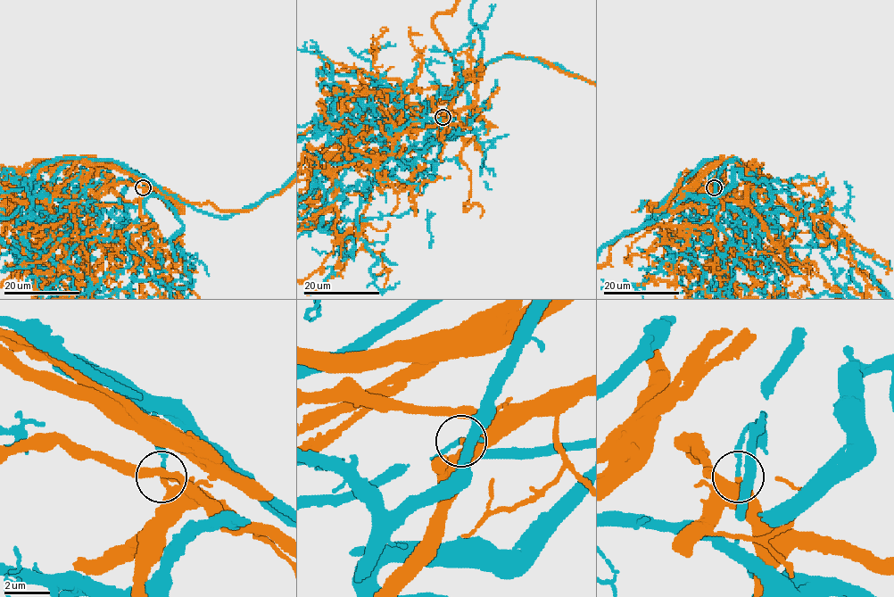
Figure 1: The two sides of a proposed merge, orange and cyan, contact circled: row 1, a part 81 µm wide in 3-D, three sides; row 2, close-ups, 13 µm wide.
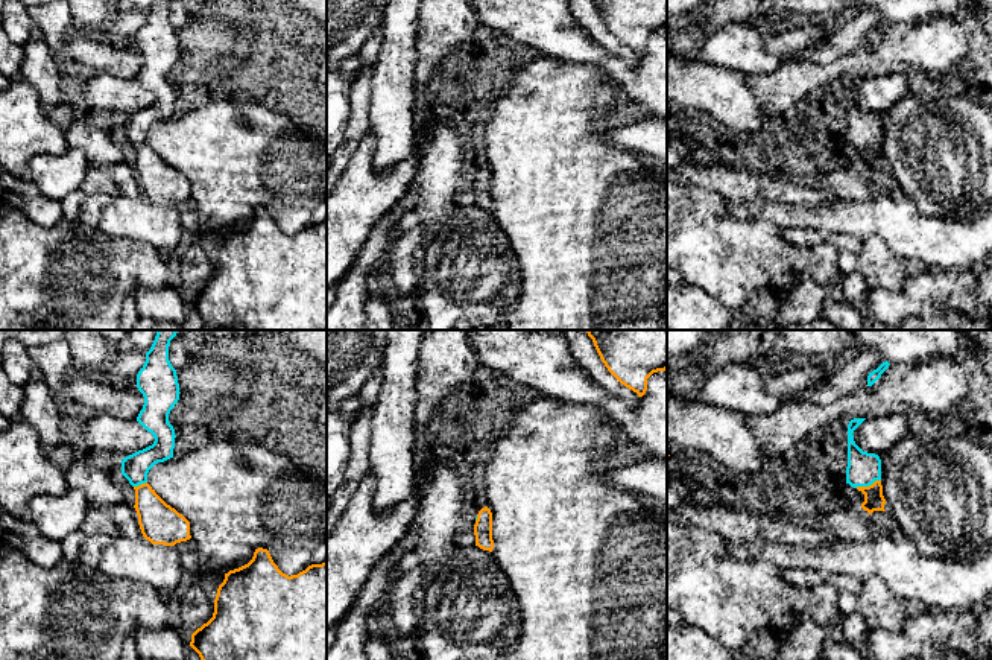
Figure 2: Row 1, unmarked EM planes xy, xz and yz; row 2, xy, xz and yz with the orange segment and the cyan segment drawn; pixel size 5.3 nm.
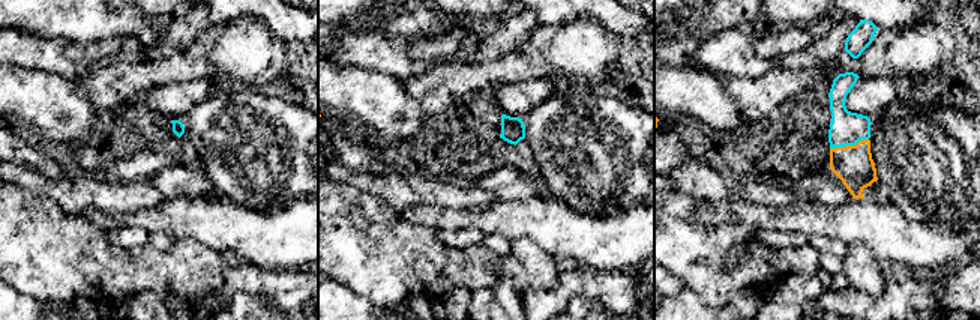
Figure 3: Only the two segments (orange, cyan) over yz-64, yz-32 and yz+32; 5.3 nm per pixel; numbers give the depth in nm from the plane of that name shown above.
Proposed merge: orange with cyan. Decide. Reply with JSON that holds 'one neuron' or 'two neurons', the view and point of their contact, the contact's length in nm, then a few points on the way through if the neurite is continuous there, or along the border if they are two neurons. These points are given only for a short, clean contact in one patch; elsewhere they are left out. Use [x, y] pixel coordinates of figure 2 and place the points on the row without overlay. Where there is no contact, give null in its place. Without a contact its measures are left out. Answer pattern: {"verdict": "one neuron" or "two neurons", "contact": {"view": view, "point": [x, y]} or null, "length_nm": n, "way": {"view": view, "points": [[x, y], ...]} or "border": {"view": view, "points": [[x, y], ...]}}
{"verdict": "two neurons", "contact": {"view": "yz", "point": [869, 145]}, "length_nm": 140}

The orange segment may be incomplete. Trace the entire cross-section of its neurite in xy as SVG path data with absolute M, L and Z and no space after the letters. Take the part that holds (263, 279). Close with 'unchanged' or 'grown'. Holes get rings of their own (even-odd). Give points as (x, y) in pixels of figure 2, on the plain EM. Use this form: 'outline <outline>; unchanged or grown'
outline M255 208L248 224L225 233L225 239L219 245L214 259L213 277L191 294L190 306L199 313L204 330L231 330L235 325L245 327L246 330L327 330L327 221L311 224L298 234L289 236L278 228L267 208Z; unchanged

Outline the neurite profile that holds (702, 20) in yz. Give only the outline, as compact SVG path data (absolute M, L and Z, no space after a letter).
M703 0L694 11L667 15L667 53L697 59L705 36L720 27L767 14L776 0Z

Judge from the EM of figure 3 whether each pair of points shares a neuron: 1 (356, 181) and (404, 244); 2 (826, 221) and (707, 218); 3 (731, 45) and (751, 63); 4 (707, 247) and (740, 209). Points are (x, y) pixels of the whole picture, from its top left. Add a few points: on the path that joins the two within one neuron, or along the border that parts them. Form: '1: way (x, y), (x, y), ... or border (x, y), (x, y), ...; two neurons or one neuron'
1: border (333, 181), (371, 193), (395, 208); two neurons
2: way (796, 218), (737, 215); one neuron
3: way (734, 50), (746, 62); one neuron
4: border (692, 215), (703, 226), (752, 226), (758, 232); two neurons

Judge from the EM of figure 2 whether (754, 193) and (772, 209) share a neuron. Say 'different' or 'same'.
different

